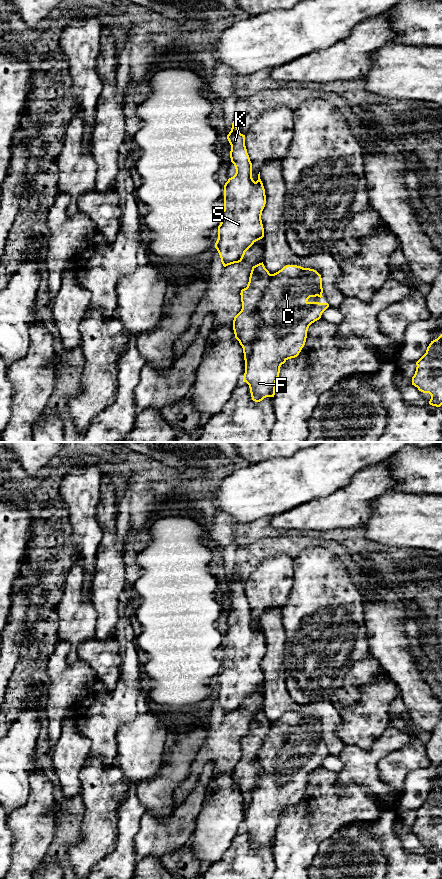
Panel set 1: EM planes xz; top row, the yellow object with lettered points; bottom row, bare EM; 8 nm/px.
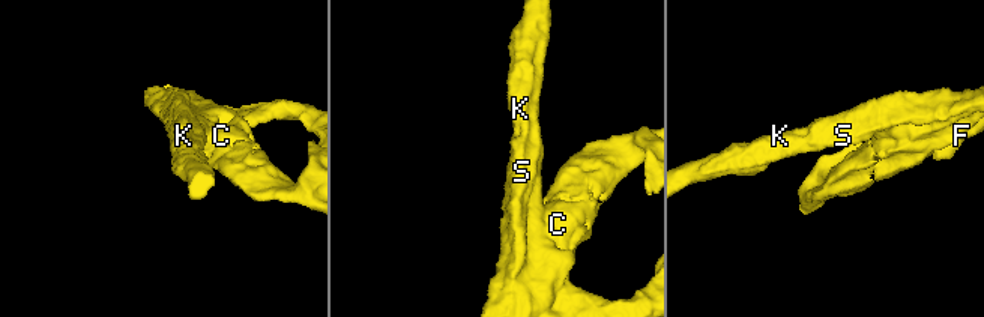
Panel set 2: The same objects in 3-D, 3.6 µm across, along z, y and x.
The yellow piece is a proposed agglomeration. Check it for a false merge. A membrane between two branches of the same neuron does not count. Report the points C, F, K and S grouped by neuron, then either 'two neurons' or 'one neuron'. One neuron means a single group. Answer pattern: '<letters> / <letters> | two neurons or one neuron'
C F / K S | two neurons

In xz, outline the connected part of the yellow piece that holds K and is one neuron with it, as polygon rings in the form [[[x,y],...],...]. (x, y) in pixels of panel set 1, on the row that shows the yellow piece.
[[[235,121],[227,139],[236,173],[224,185],[224,210],[215,243],[224,267],[241,262],[245,252],[264,237],[261,215],[266,204],[260,172],[255,182],[245,135],[240,133]]]

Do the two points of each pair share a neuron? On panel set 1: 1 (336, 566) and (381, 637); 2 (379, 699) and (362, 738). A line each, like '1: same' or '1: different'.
1: different
2: same

